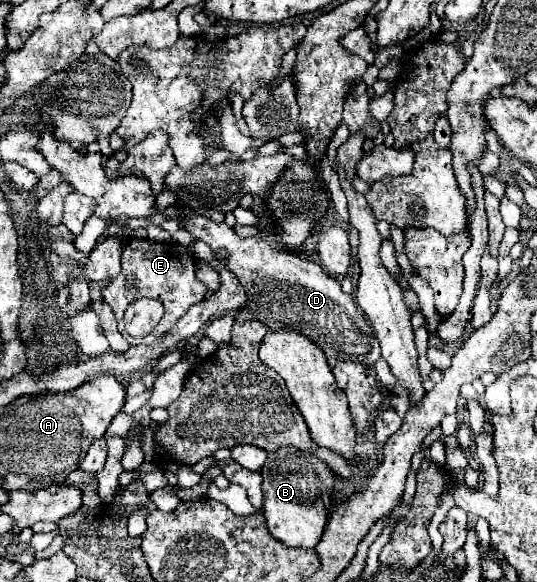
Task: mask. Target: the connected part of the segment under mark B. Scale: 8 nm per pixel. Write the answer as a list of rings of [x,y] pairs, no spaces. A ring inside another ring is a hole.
[[[282,447],[280,451],[268,453],[266,463],[260,469],[262,491],[264,491],[264,517],[270,535],[286,547],[314,547],[326,527],[328,513],[332,509],[334,473],[310,451]]]

